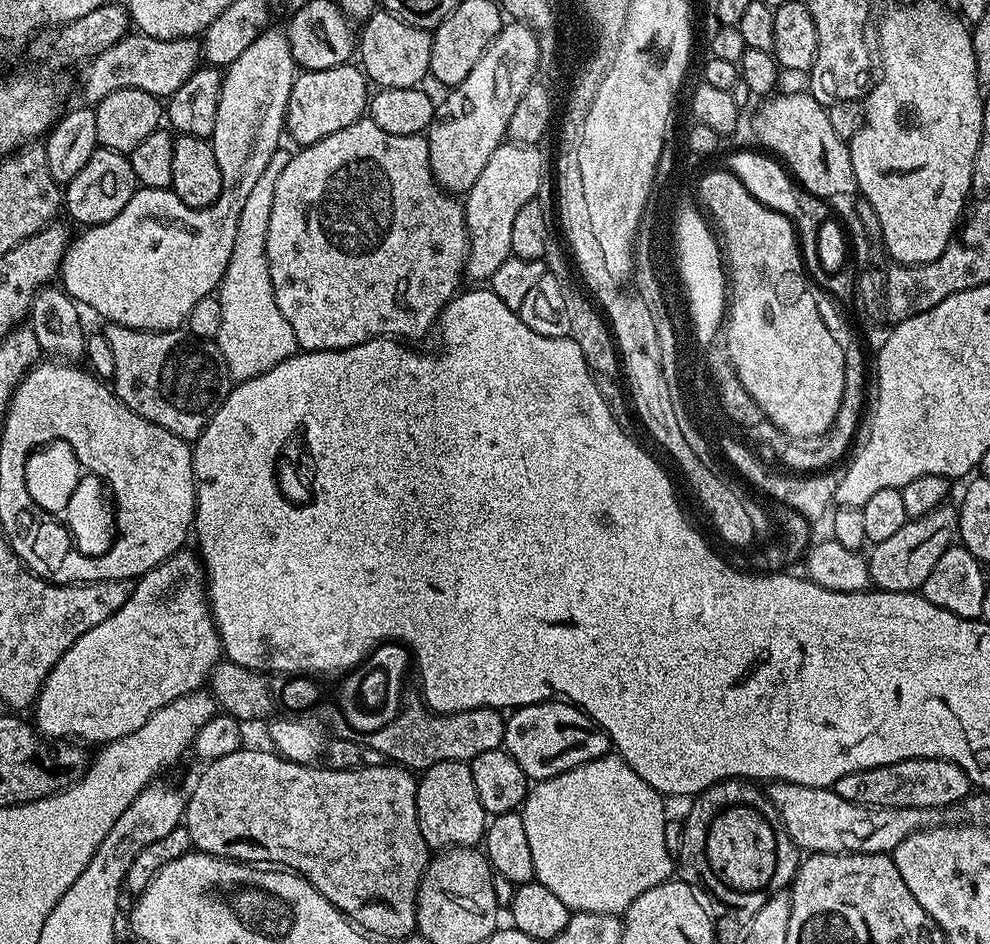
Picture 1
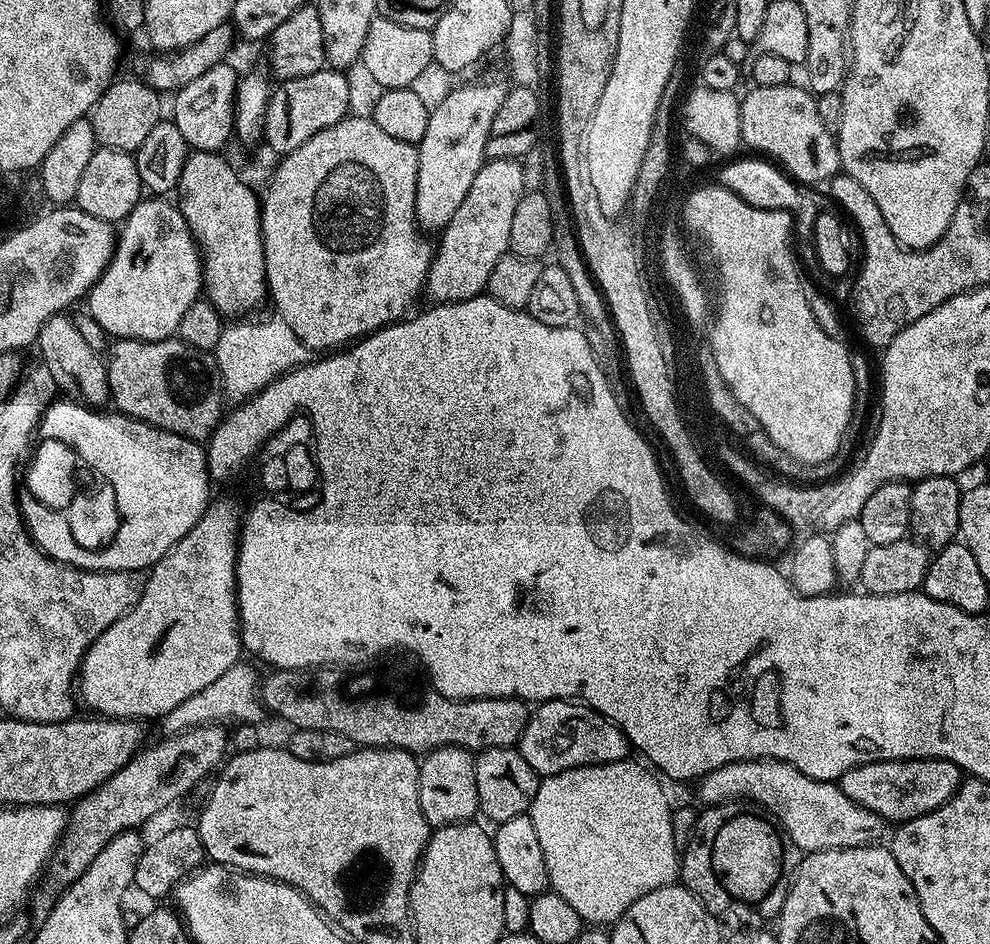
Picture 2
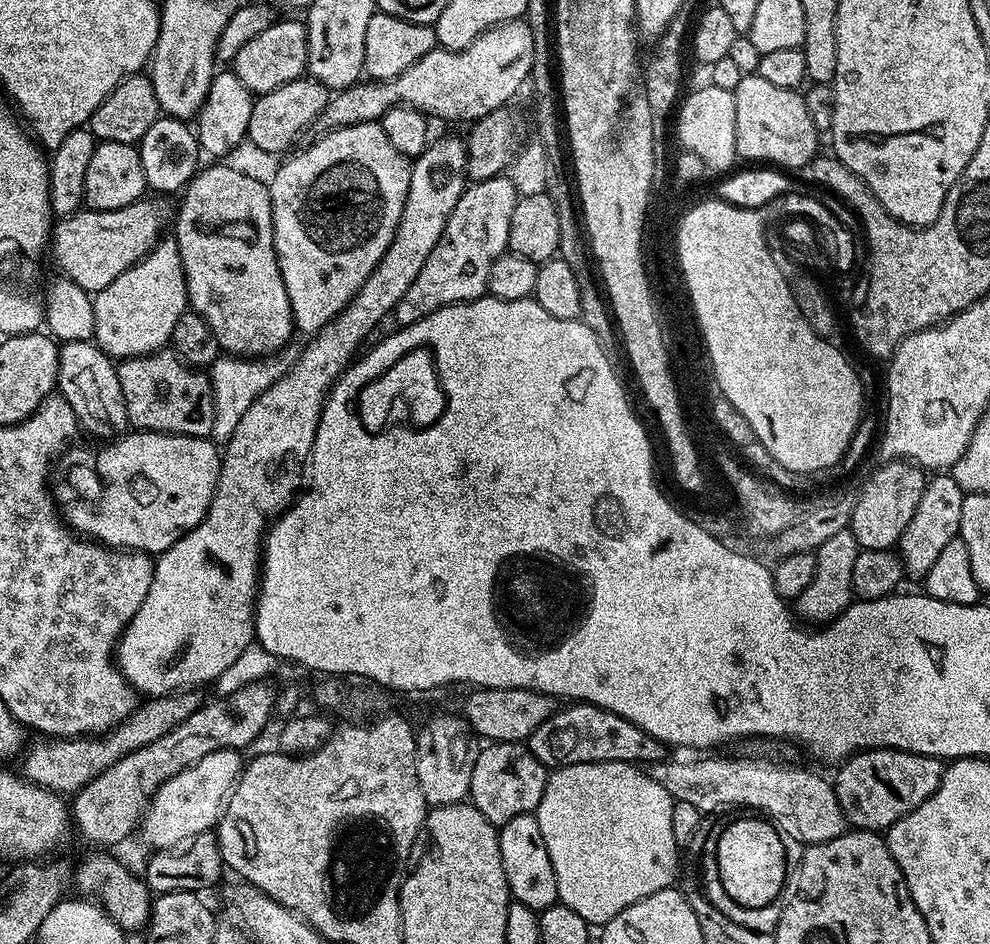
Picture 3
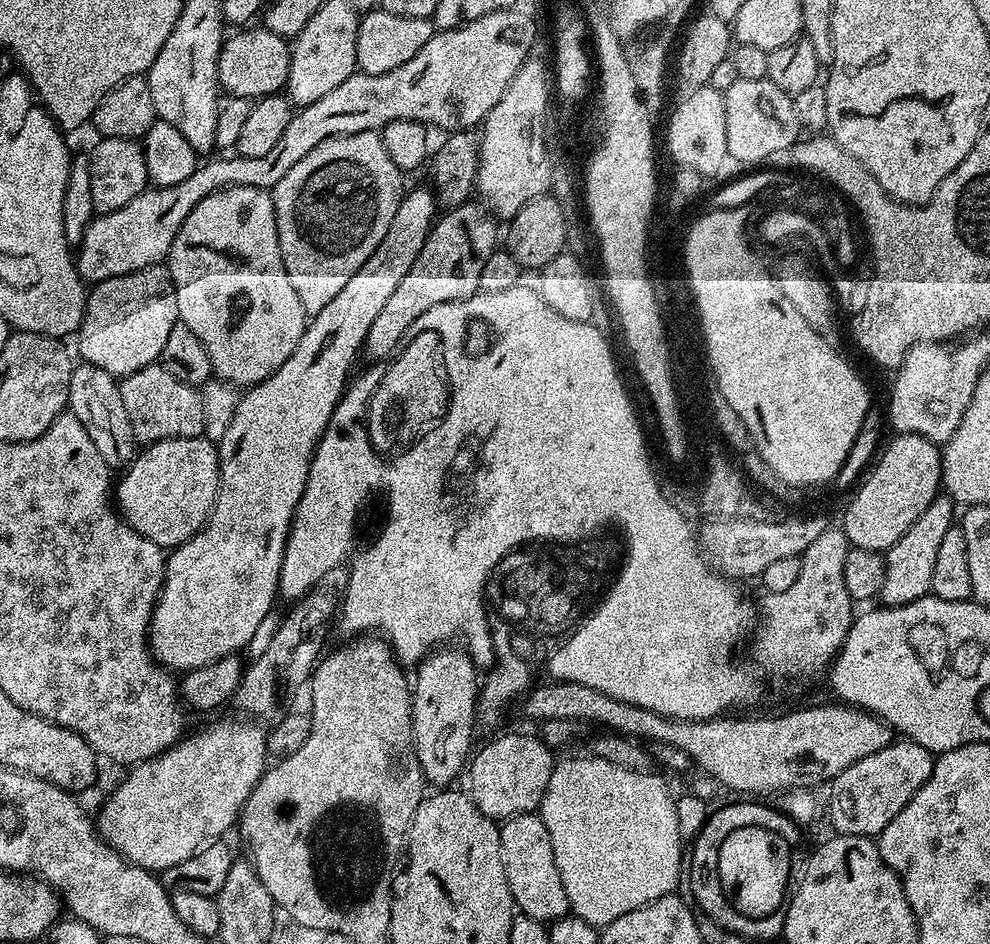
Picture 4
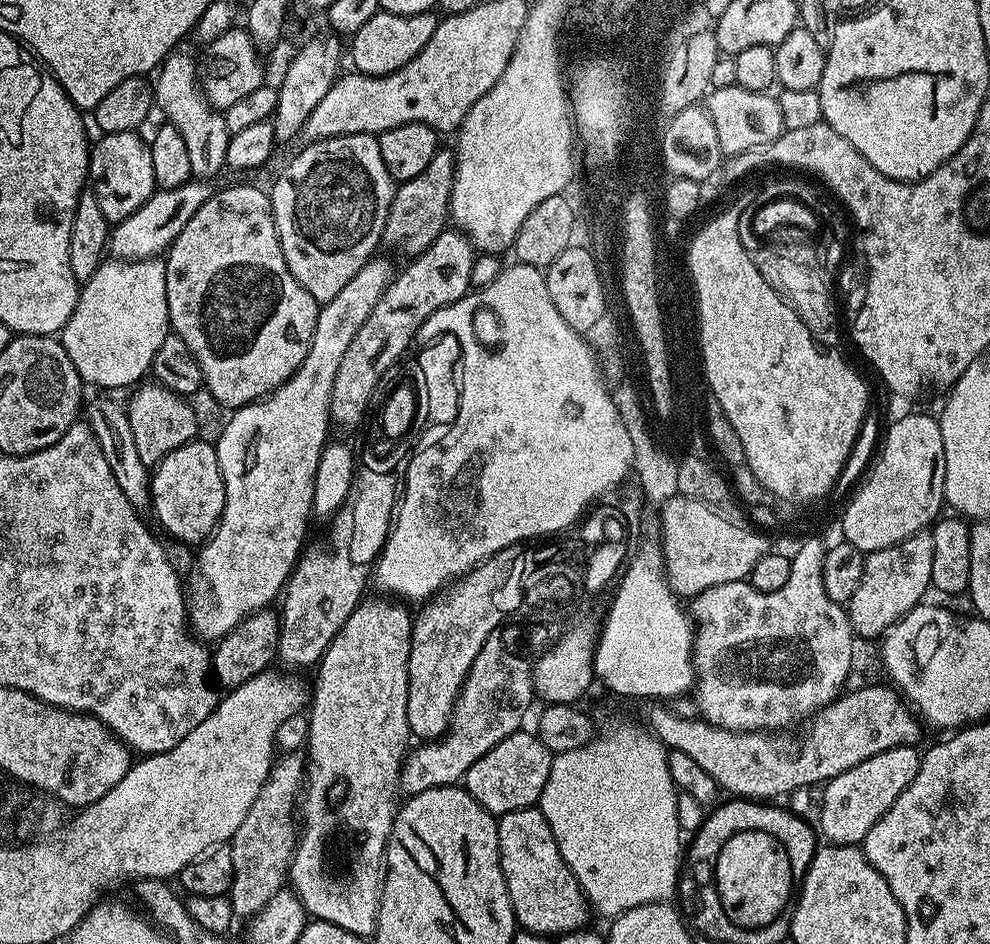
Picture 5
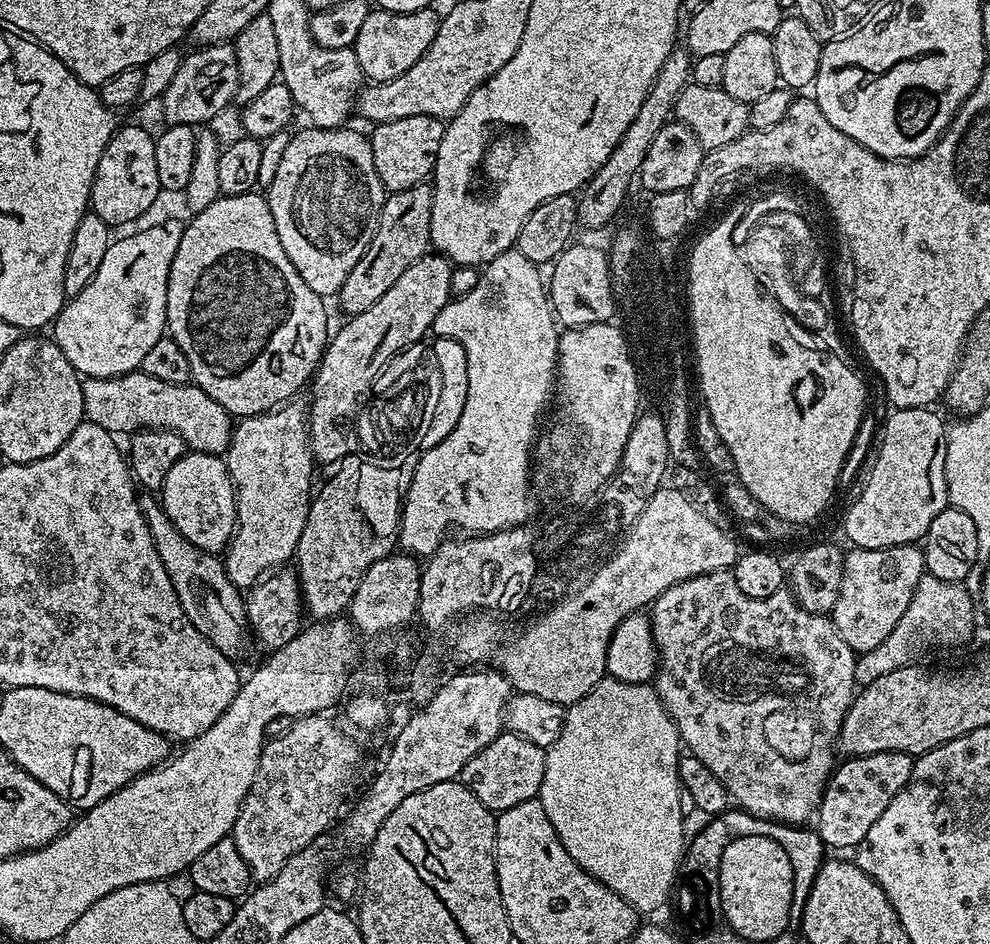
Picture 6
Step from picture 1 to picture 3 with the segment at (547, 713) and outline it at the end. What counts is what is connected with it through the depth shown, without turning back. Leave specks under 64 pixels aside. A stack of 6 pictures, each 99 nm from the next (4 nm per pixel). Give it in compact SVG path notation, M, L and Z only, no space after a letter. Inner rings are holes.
M572 702L564 707L550 718L546 718L546 722L542 722L542 726L538 726L538 730L534 730L534 734L526 741L534 758L538 758L538 762L542 762L549 770L575 764L597 764L619 760L624 764L639 762L648 766L653 762L669 759L669 745L646 734L618 714L583 702Z

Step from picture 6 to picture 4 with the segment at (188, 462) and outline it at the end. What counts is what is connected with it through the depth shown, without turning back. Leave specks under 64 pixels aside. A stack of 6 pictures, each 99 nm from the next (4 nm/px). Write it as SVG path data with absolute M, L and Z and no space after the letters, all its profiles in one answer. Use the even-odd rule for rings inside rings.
M191 436L190 438L174 438L173 440L160 440L157 444L149 444L137 455L136 459L123 469L122 475L124 476L114 488L114 500L118 505L119 511L122 513L129 526L138 530L146 538L150 538L150 542L154 542L159 548L171 550L185 544L191 536L196 535L208 520L208 516L212 513L212 507L216 505L216 495L220 489L220 453L217 445L213 441L205 438L204 436Z

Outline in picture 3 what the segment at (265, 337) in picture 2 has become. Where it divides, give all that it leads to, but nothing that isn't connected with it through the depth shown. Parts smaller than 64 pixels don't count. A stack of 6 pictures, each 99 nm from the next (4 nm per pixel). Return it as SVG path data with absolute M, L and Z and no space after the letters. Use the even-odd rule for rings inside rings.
M231 354L217 356L211 368L207 369L214 394L214 426L211 439L220 446L227 444L228 439L234 434L234 430L238 430L238 422L242 422L242 414L246 414L246 410L250 410L252 403L274 382L278 382L278 378L282 378L289 367L289 357L284 357L284 354L259 358Z

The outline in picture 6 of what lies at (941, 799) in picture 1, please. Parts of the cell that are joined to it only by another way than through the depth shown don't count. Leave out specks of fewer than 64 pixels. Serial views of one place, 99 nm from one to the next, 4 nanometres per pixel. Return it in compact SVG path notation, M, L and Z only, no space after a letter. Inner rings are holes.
M879 752L869 756L854 756L837 763L820 806L814 816L814 827L829 849L854 850L866 838L870 826L882 818L882 810L908 785L912 773L913 757L905 752Z

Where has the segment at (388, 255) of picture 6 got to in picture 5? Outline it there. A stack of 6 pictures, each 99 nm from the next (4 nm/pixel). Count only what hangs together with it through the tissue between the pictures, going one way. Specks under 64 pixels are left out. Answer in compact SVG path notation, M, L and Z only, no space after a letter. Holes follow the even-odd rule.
M438 150L434 158L430 158L430 166L426 166L422 174L403 181L393 191L391 208L381 236L381 241L385 245L393 244L394 247L400 248L408 258L421 256L430 246L430 242L434 242L438 234L446 231L446 225L450 220L448 203L454 186L455 169L455 155L451 151Z

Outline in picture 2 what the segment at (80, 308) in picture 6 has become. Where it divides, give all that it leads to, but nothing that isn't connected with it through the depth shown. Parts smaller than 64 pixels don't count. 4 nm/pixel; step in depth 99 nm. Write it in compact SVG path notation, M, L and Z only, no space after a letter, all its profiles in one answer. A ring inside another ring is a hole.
M144 198L134 206L132 213L122 221L111 262L87 294L87 315L92 316L109 337L121 340L166 340L175 337L188 307L201 299L204 262L200 248L179 207L168 200L171 199Z

